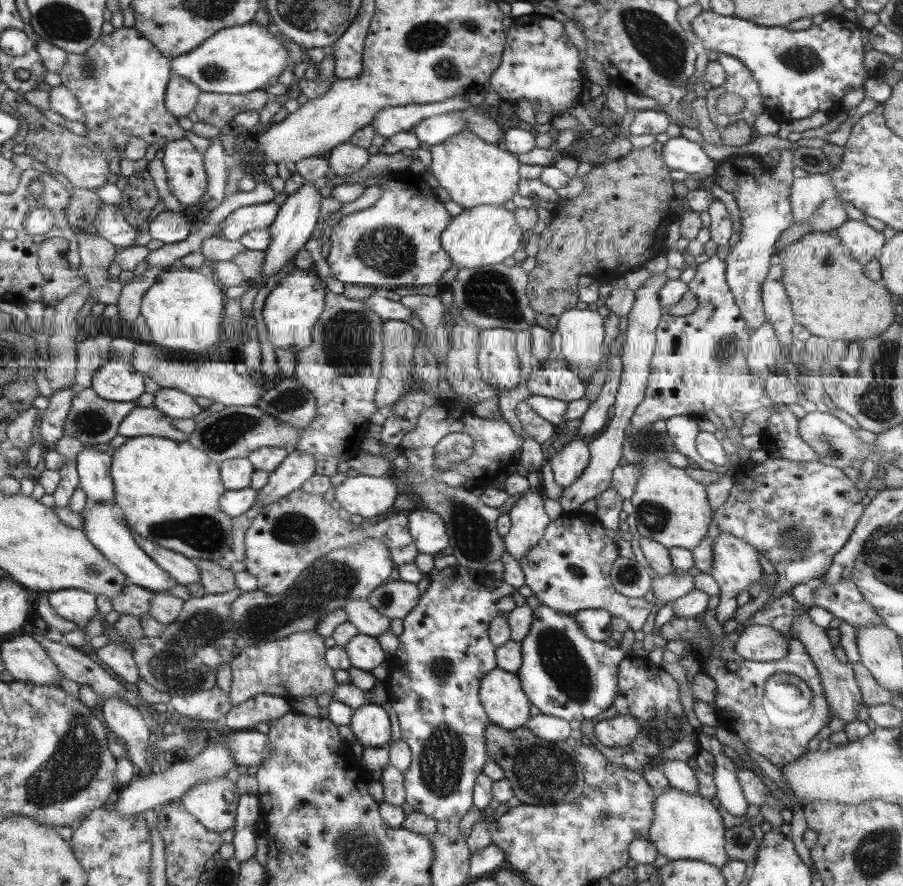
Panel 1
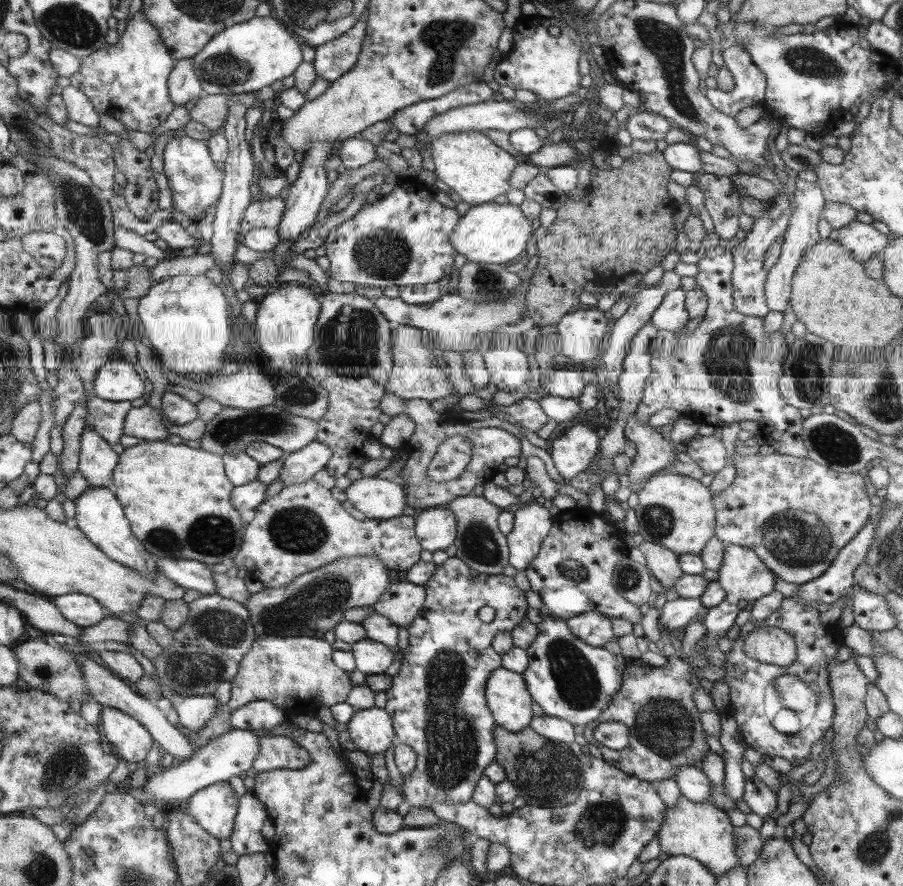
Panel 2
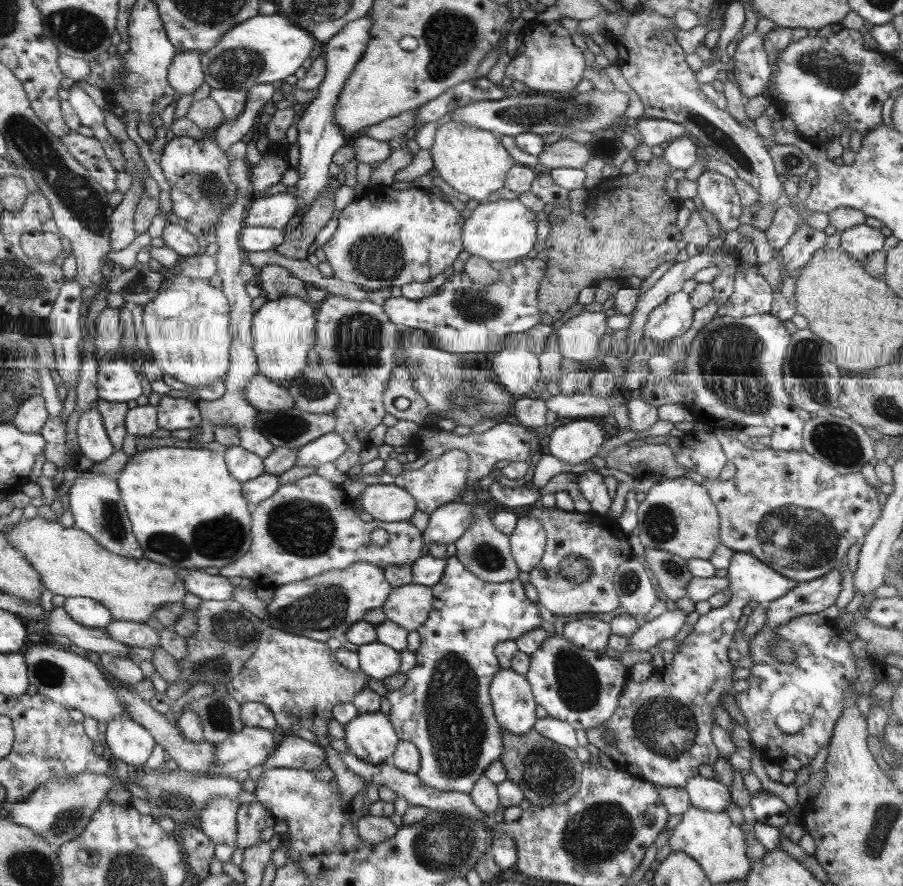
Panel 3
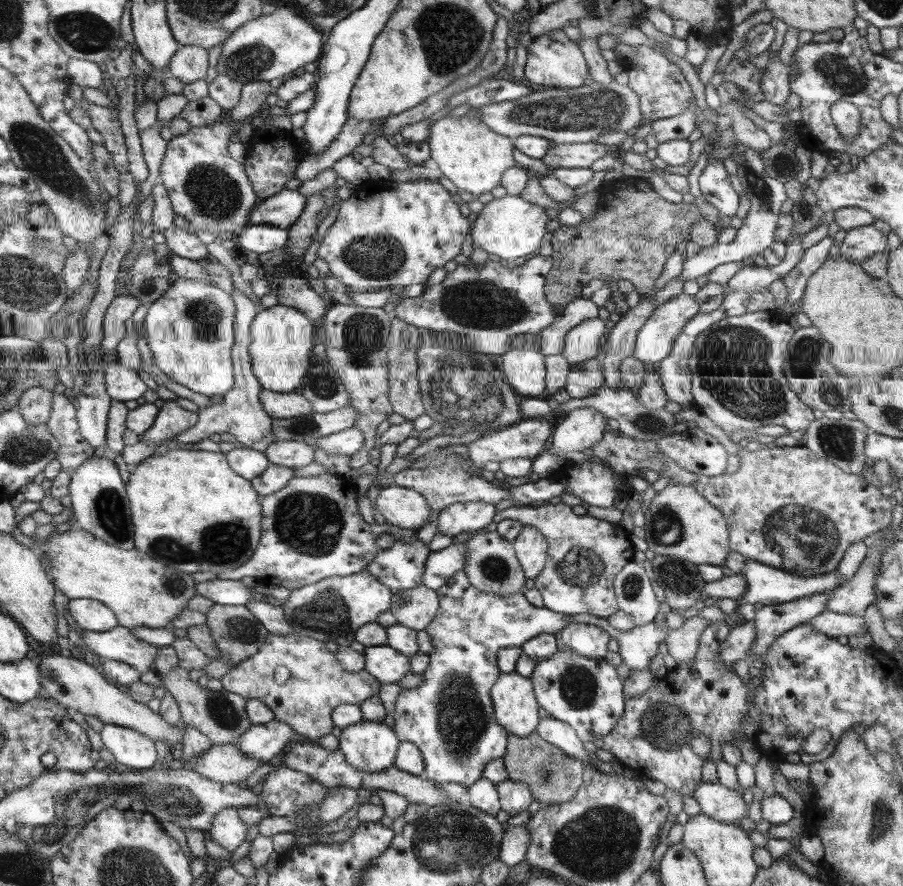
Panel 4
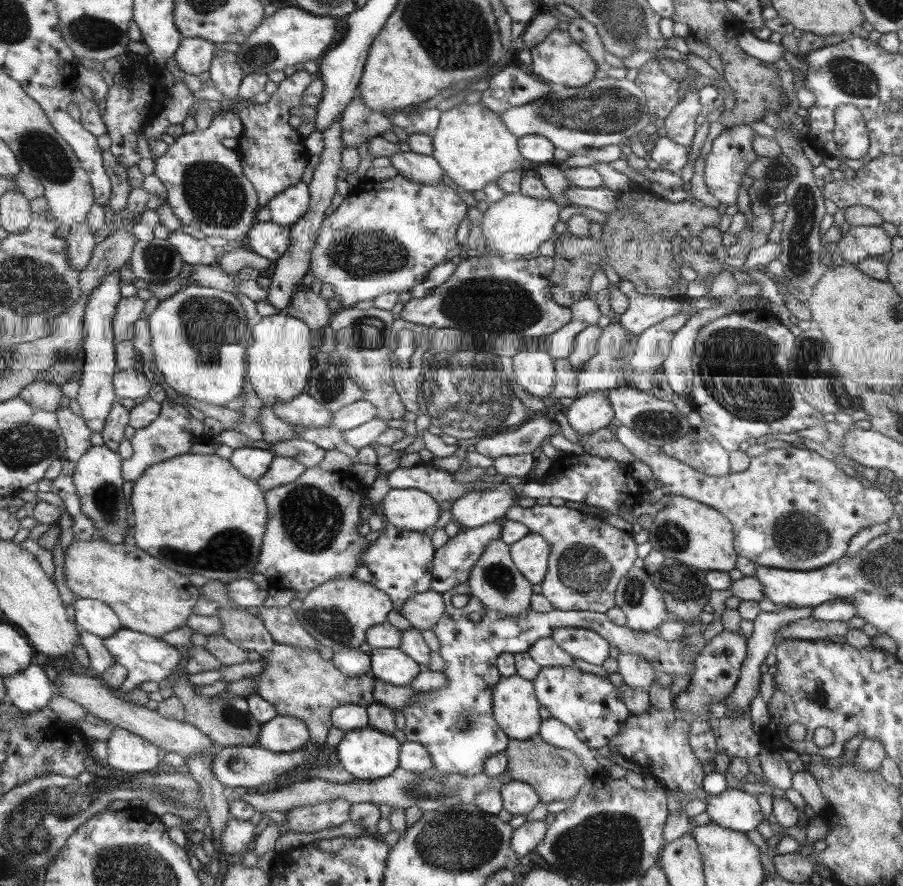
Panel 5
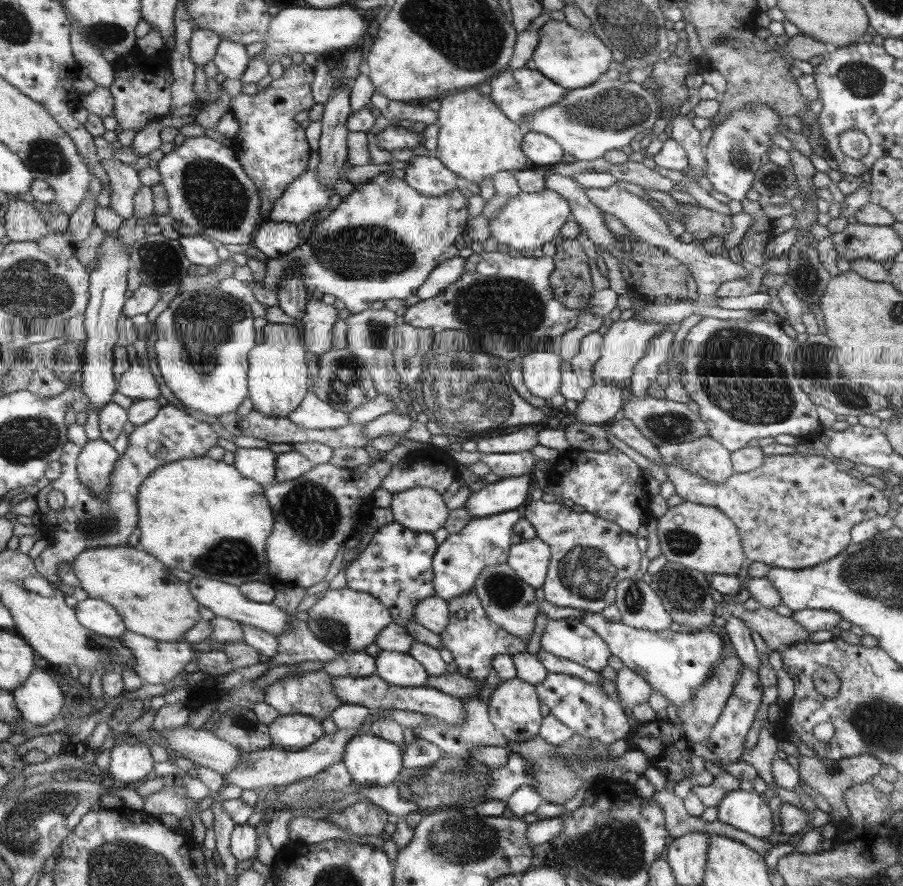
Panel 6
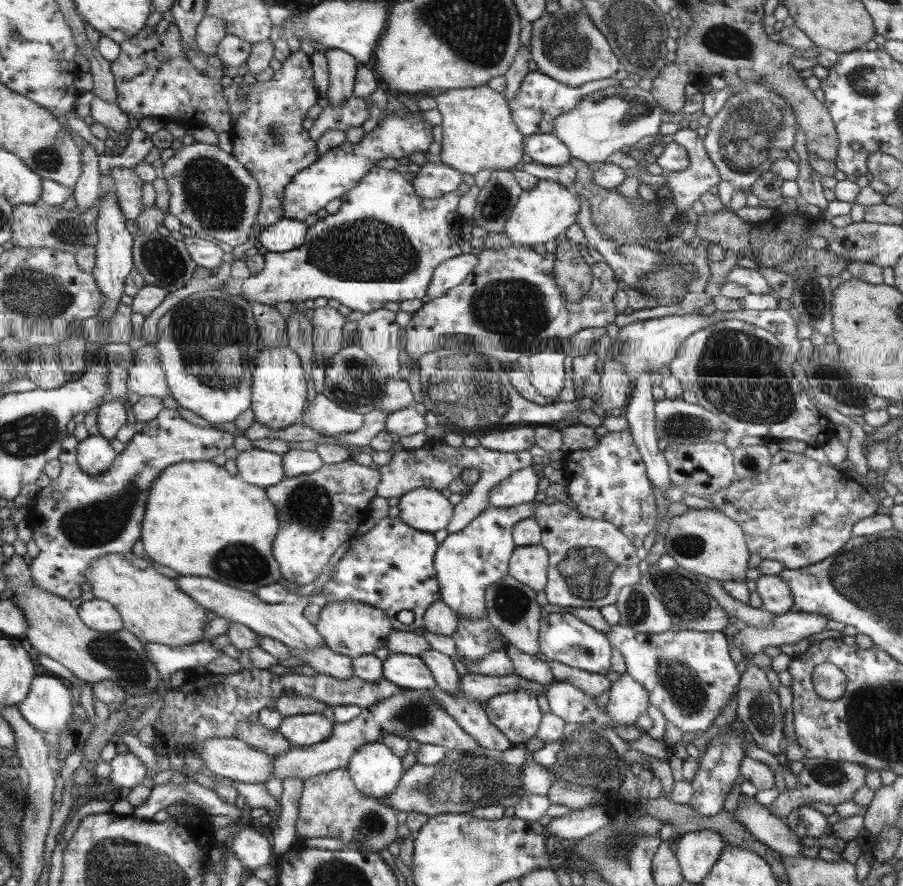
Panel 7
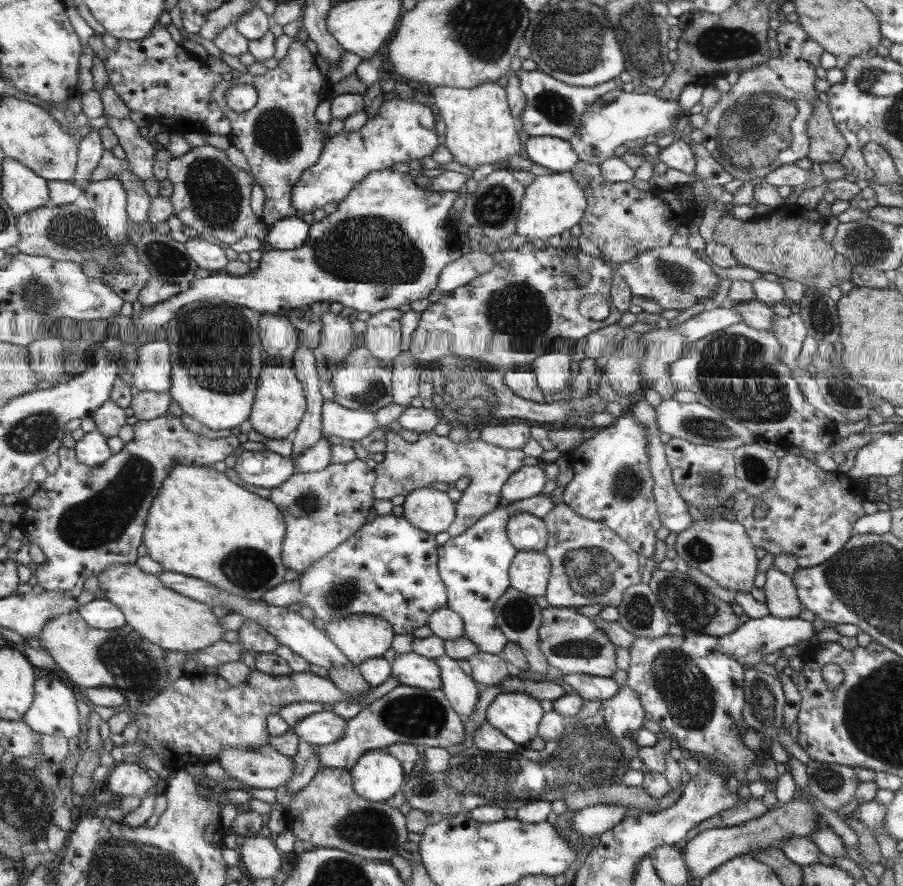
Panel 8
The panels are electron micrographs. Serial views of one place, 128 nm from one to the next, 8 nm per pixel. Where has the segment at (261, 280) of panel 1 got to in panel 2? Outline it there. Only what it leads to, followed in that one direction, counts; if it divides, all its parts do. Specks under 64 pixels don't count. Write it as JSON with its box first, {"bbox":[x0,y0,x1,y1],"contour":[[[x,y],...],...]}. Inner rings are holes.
{"bbox":[275,141,333,243],"contour":[[[327,141],[309,143],[309,149],[304,154],[304,162],[300,166],[299,175],[289,187],[289,194],[284,200],[284,217],[275,228],[279,242],[290,240],[293,243],[293,240],[297,240],[315,222],[315,217],[319,213],[319,207],[327,192],[327,182],[325,182],[327,171],[323,170],[323,166],[325,166],[323,160],[326,160],[327,154],[331,154],[331,152],[325,152],[325,150],[331,150],[331,148],[333,148],[333,144],[327,143]]]}

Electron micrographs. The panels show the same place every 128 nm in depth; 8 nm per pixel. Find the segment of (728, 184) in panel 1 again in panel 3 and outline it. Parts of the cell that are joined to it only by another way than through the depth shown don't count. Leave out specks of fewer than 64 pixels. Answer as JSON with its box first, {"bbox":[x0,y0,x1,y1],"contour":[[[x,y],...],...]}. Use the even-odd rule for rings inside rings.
{"bbox":[716,262,778,318],"contour":[[[742,262],[736,267],[735,282],[732,293],[728,300],[718,307],[716,314],[719,316],[727,315],[731,318],[743,318],[751,315],[767,314],[776,307],[778,299],[773,294],[772,287],[769,286],[759,273],[755,273],[755,267],[759,264]]]}

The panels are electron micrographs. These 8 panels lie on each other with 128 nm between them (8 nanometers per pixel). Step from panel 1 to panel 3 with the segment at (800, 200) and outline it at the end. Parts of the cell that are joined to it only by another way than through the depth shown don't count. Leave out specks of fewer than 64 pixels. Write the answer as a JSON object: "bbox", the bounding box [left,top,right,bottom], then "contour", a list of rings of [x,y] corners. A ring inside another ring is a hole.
{"bbox":[780,224,825,276],"contour":[[[807,224],[799,225],[780,248],[785,273],[789,276],[799,267],[803,267],[813,252],[824,246],[825,236],[823,230],[818,231]]]}

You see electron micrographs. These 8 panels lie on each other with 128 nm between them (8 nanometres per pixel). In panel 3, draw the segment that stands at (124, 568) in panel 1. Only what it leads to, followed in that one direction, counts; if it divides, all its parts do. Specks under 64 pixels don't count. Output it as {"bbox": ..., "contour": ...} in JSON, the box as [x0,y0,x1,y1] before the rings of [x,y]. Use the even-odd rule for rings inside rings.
{"bbox":[69,470,144,560],"contour":[[[88,470],[78,473],[77,479],[70,488],[69,496],[69,508],[75,520],[74,526],[96,538],[101,546],[115,554],[135,560],[143,558],[144,551],[133,536],[118,481],[110,476],[88,473]]]}

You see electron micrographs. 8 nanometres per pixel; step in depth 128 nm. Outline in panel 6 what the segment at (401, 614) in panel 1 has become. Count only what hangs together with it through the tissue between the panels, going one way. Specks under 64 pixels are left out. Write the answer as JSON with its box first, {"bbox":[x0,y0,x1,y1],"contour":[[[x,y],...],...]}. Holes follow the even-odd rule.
{"bbox":[413,595,448,635],"contour":[[[433,595],[417,602],[413,607],[415,623],[439,635],[448,625],[448,603]]]}

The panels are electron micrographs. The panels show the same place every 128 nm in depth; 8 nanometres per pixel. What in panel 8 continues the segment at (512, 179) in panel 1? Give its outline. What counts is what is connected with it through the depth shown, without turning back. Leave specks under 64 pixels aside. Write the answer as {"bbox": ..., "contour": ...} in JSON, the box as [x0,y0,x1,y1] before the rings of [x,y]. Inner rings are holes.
{"bbox":[428,82,521,171],"contour":[[[485,82],[470,89],[439,86],[428,91],[445,125],[443,144],[453,157],[451,161],[473,171],[484,164],[503,167],[501,160],[519,152],[521,140],[513,124],[504,88],[495,82]]]}

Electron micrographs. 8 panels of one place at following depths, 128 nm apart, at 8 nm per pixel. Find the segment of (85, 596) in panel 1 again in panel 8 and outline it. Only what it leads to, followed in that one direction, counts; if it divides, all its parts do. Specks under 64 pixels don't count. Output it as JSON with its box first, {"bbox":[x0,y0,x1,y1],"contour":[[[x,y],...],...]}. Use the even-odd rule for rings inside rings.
{"bbox":[79,599,125,631],"contour":[[[93,599],[79,606],[82,618],[95,629],[111,631],[125,627],[125,614],[109,599]]]}

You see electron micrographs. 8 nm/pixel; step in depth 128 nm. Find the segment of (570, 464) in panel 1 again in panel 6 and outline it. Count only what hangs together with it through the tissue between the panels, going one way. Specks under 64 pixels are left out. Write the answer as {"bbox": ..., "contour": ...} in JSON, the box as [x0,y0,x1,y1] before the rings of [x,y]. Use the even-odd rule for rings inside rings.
{"bbox":[574,380,623,424],"contour":[[[598,380],[586,390],[583,400],[577,403],[574,417],[580,424],[607,424],[607,420],[617,414],[621,402],[623,398],[619,388],[610,382]]]}

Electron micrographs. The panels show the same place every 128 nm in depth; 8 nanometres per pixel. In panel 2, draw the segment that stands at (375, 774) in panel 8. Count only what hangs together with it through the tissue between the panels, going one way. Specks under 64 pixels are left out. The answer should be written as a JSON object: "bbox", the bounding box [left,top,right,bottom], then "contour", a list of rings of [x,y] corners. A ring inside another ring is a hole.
{"bbox":[346,706,394,757],"contour":[[[375,706],[354,711],[346,728],[355,750],[370,757],[389,748],[394,740],[389,715],[388,711]]]}

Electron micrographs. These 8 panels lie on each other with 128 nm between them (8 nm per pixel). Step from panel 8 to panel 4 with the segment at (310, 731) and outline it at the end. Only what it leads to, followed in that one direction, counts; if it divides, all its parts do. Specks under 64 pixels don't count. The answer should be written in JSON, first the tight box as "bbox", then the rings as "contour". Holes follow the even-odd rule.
{"bbox":[234,719,293,764],"contour":[[[272,719],[263,724],[250,724],[234,745],[247,759],[265,764],[283,752],[293,733],[291,726]]]}

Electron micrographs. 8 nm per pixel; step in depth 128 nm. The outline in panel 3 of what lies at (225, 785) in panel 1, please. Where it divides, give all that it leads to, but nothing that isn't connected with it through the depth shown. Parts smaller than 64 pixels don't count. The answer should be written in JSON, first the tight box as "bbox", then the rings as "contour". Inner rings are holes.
{"bbox":[198,797,238,845],"contour":[[[225,797],[209,799],[198,814],[200,831],[215,844],[233,845],[236,840],[238,801]]]}

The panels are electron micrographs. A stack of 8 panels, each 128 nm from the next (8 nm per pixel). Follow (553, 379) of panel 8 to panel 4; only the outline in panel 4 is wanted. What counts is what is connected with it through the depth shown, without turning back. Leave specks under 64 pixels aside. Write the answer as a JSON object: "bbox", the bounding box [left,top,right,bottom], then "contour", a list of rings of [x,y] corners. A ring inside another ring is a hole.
{"bbox":[499,350,545,398],"contour":[[[509,350],[499,356],[501,368],[505,373],[505,382],[513,388],[515,394],[535,398],[545,396],[544,356],[533,350]]]}

